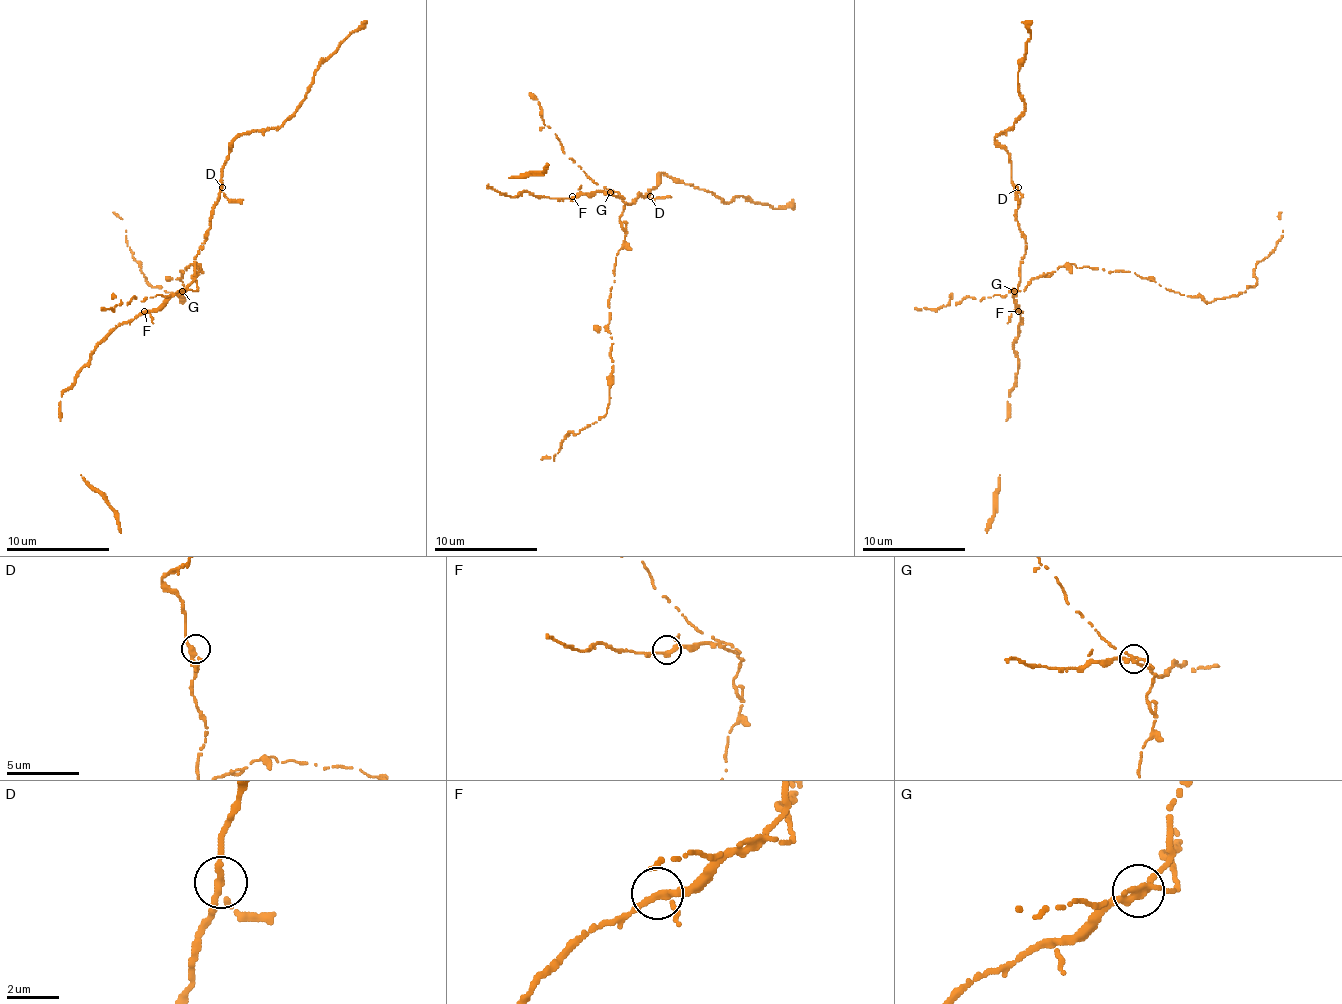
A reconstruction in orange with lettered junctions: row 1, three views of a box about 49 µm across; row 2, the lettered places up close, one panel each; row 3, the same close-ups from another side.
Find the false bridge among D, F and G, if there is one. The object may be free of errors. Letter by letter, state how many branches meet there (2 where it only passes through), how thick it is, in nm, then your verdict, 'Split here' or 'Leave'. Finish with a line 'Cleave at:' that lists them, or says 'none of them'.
D: Branches: 3. Thickness 240 nm. Leave
F: Branches: 3. Thickness 240 nm. Leave
G: Branches: 3. Thickness 260 nm. Split here
Cleave at: G

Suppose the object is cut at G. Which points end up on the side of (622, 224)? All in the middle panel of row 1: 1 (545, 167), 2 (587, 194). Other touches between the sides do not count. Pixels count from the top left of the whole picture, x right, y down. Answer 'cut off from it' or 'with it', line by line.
1: cut off from it
2: cut off from it

